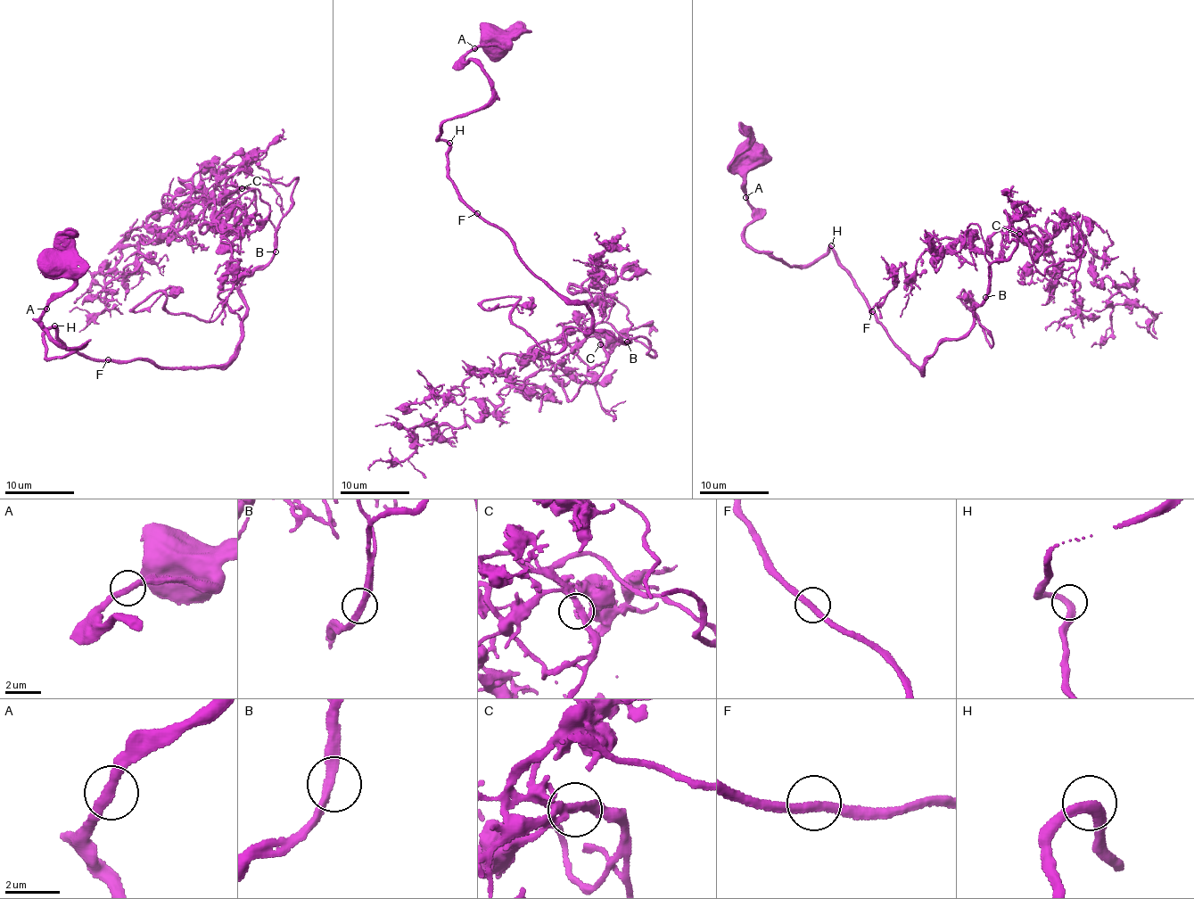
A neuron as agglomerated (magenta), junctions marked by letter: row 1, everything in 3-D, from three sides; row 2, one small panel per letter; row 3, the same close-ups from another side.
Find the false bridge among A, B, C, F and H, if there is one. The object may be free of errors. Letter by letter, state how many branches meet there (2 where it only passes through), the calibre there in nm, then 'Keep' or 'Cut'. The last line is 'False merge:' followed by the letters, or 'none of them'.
A: Branches: 2. Thickness 300 nm. Keep
B: Branches: 2. Thickness 320 nm. Keep
C: Branches: 2. Thickness 300 nm. Keep
F: Branches: 2. Thickness 320 nm. Keep
H: Branches: 2. Thickness 300 nm. Keep
False merge: none of them

